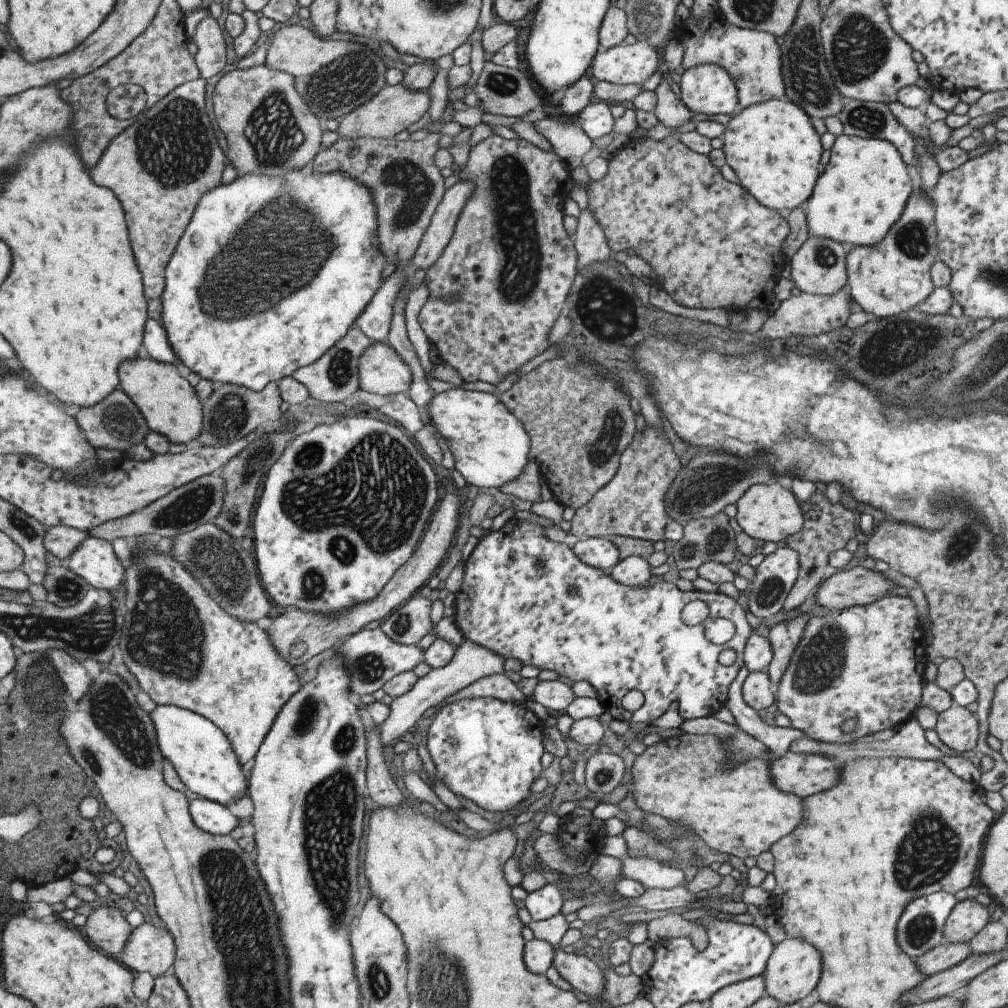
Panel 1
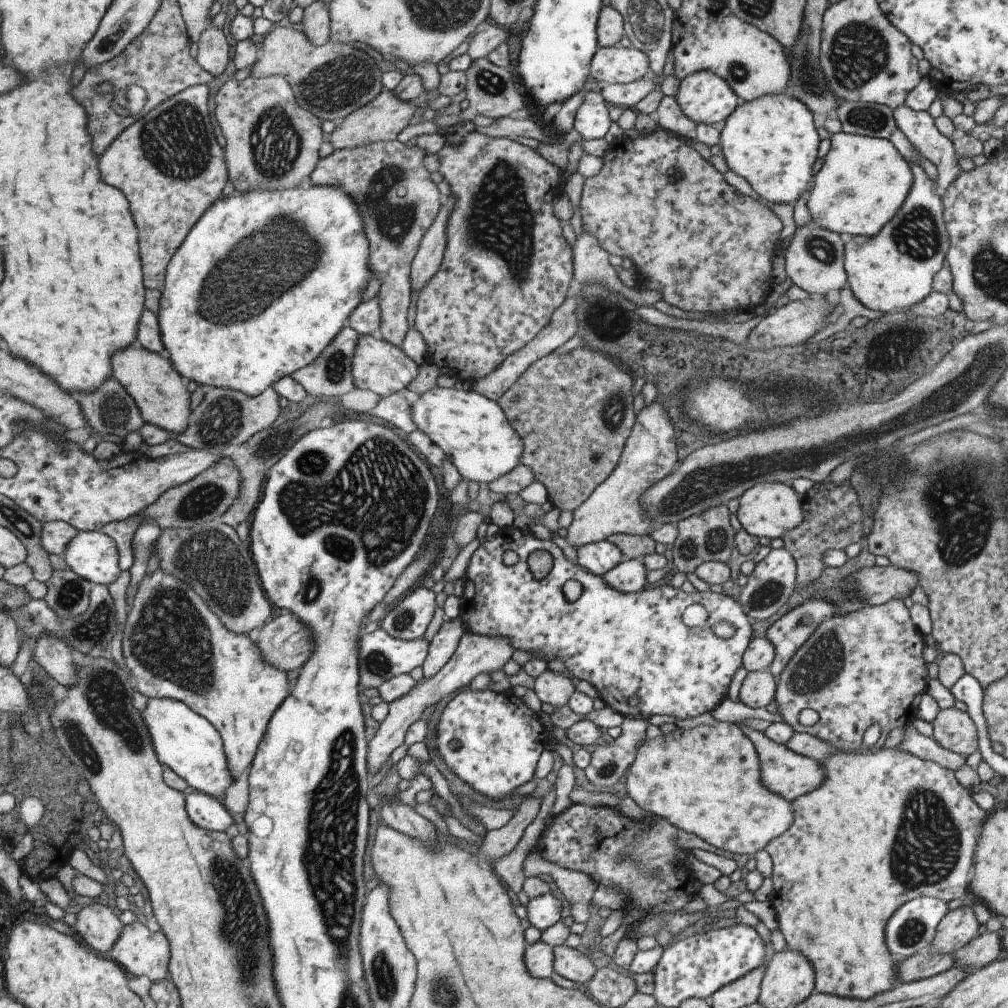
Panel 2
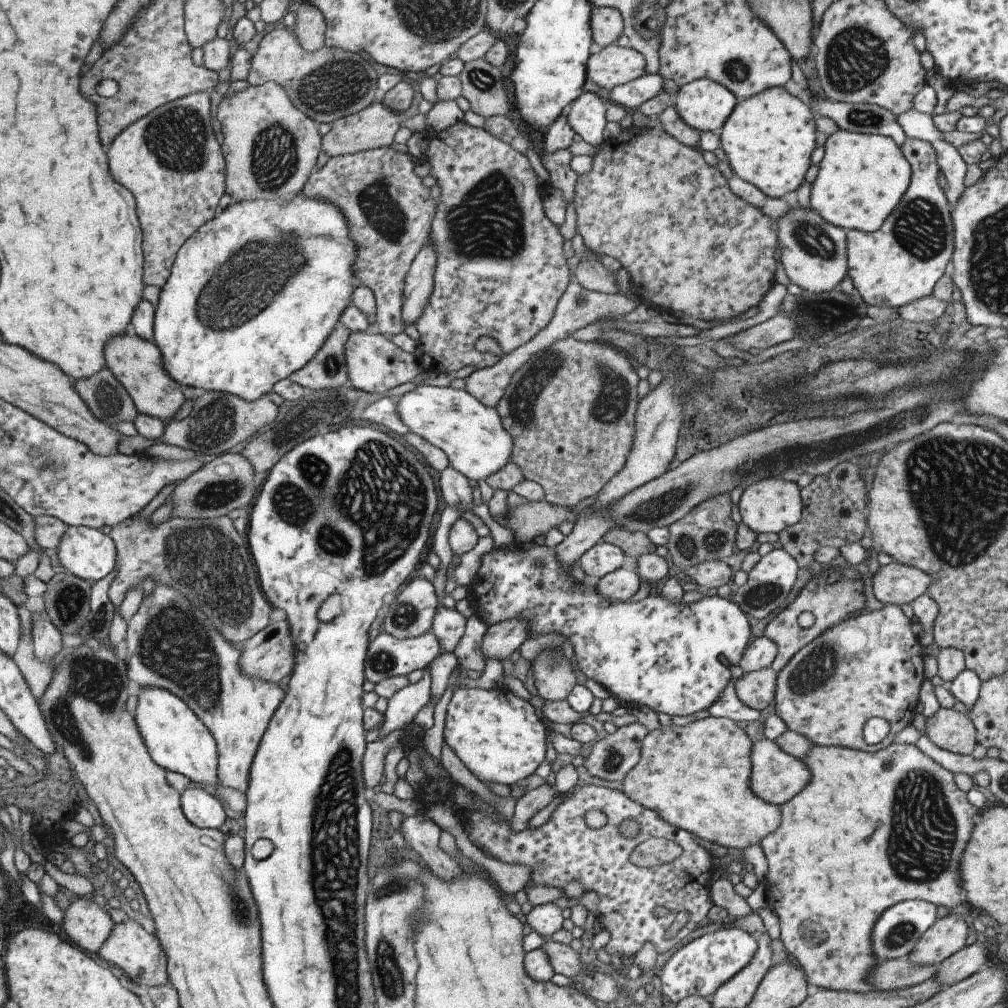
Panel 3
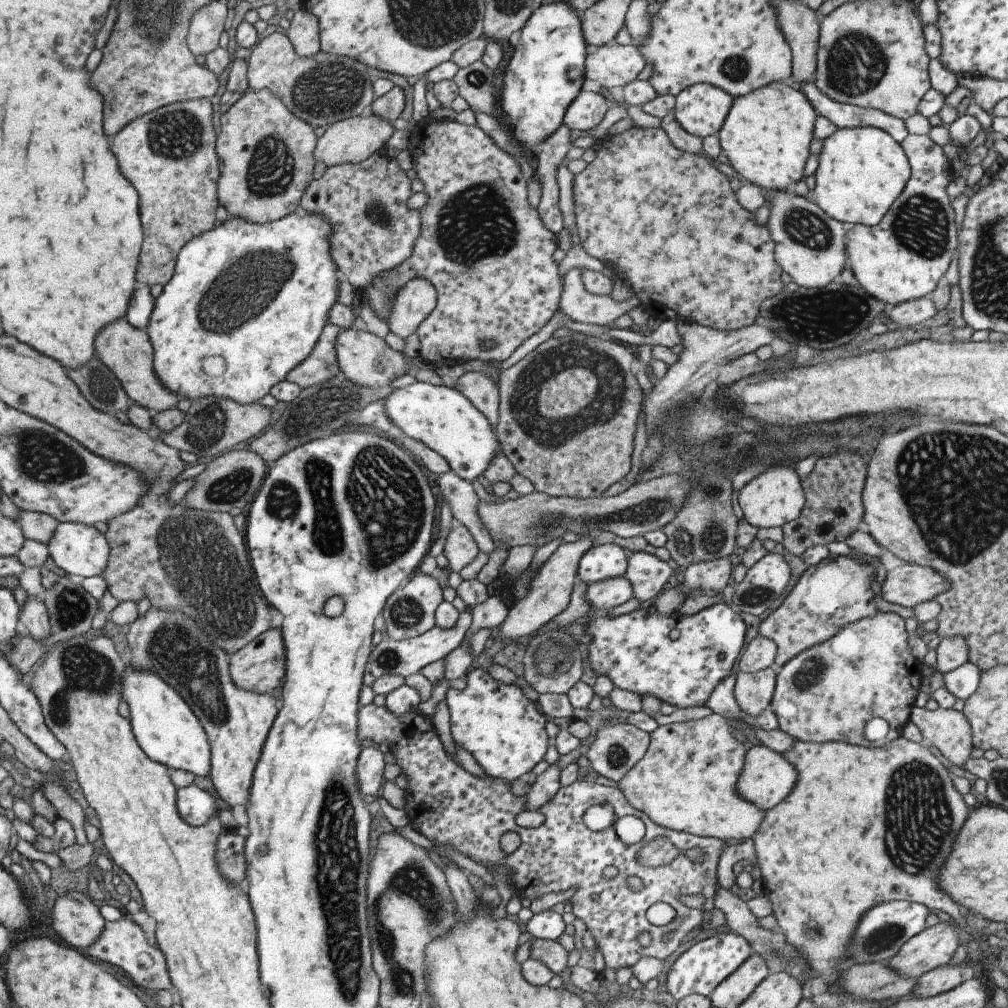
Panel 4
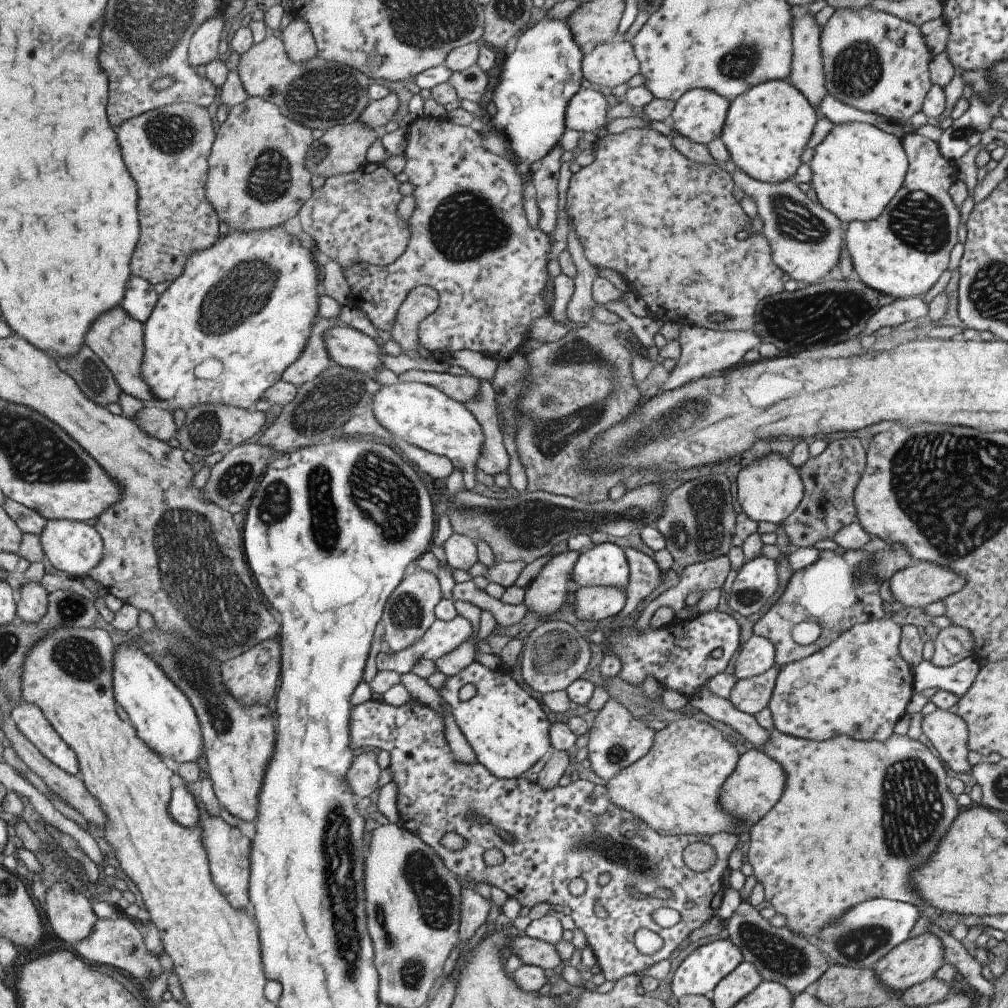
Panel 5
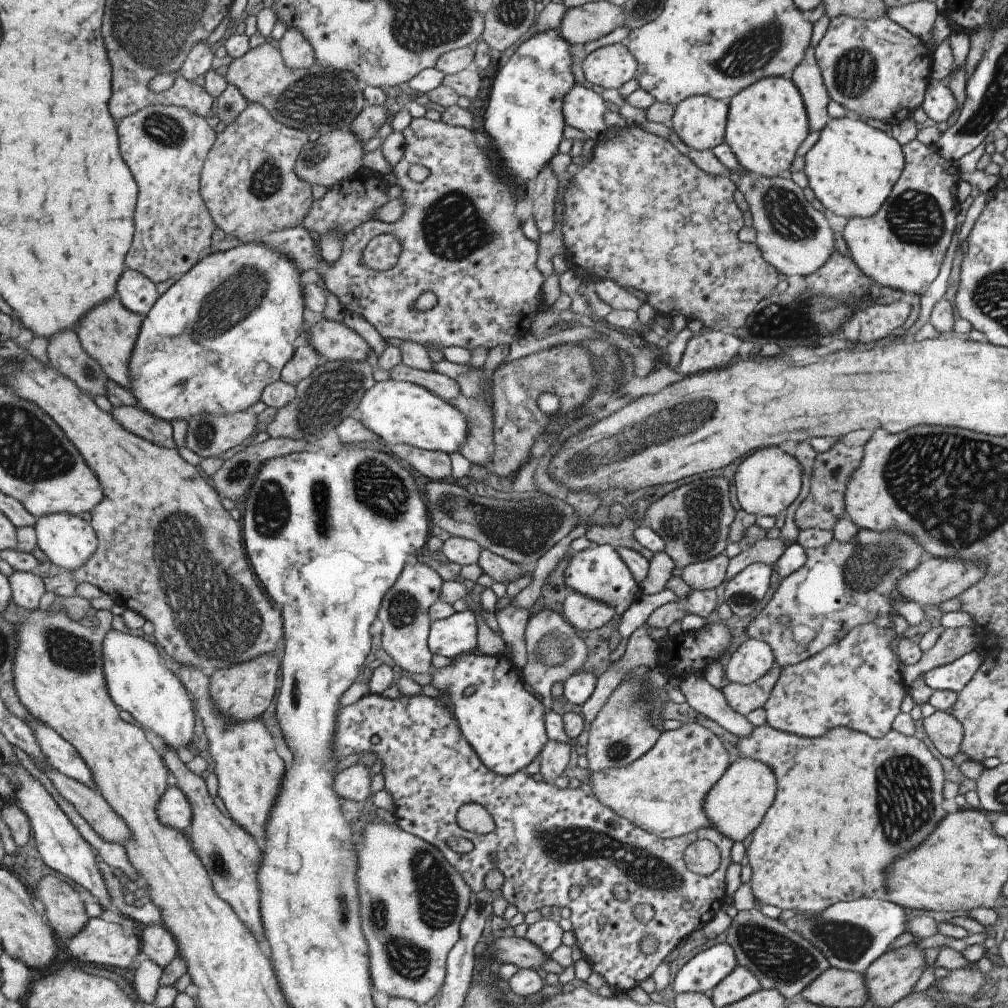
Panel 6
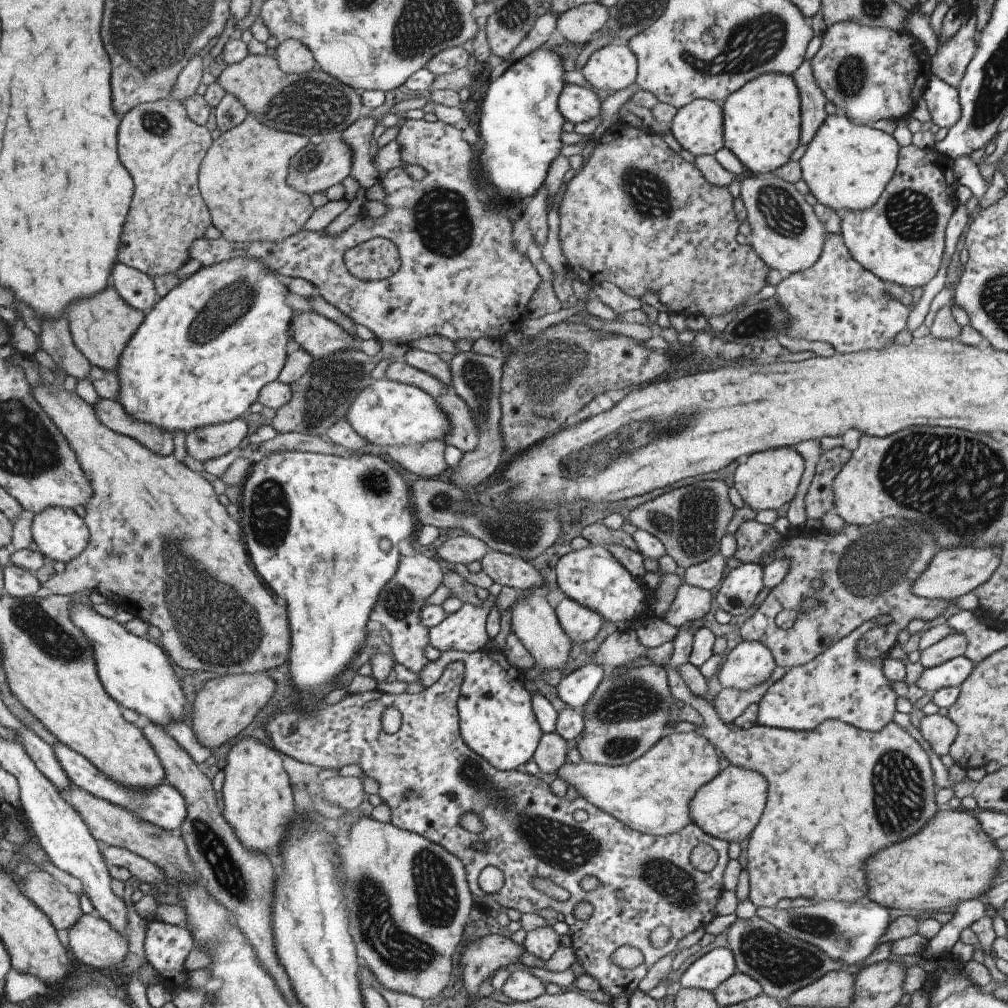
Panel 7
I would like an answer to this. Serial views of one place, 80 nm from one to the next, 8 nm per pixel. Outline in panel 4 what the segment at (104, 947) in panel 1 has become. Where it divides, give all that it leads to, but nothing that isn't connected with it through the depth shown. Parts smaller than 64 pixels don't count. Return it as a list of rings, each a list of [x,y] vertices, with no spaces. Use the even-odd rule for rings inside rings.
[[[79,892],[59,895],[48,916],[59,938],[81,952],[94,943],[105,922],[91,899]]]

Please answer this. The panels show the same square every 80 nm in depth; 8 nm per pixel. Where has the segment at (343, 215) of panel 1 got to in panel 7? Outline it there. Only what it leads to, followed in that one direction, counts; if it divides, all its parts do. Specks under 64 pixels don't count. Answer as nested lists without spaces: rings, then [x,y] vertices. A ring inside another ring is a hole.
[[[237,257],[199,268],[194,274],[179,282],[176,287],[161,297],[155,305],[144,313],[141,324],[131,335],[116,360],[118,389],[114,400],[120,404],[124,414],[137,423],[145,423],[149,427],[167,431],[172,435],[175,432],[187,434],[200,426],[218,425],[243,417],[248,412],[249,406],[256,401],[259,389],[265,383],[276,380],[286,357],[285,344],[287,344],[287,338],[291,336],[288,326],[294,311],[283,304],[283,298],[289,292],[278,278],[279,275],[265,268],[255,259]]]

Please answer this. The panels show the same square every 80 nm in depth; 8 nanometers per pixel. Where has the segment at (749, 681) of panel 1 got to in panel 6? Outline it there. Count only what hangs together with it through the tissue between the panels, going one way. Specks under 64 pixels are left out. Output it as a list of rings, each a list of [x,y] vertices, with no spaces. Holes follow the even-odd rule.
[[[777,664],[773,666],[761,678],[742,685],[739,683],[728,683],[720,690],[726,703],[741,716],[744,716],[759,708],[767,700],[772,691],[775,681],[780,675]]]

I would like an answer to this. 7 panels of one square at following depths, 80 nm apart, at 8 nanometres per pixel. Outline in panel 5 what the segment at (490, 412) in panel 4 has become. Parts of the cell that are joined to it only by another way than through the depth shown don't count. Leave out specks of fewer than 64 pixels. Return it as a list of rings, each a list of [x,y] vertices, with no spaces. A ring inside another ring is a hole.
[[[409,369],[396,376],[399,381],[423,383],[445,393],[451,400],[462,403],[478,391],[478,380],[471,375],[451,375],[431,370]]]

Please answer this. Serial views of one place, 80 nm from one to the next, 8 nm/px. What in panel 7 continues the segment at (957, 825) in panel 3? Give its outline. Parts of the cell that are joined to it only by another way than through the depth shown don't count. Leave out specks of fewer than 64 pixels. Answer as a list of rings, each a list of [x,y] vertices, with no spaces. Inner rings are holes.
[[[689,623],[680,624],[676,628],[675,636],[669,642],[672,655],[670,656],[670,660],[666,663],[665,670],[668,687],[674,700],[680,699],[689,706],[695,708],[700,716],[702,716],[703,722],[701,726],[696,726],[687,722],[679,722],[675,728],[673,724],[673,729],[677,733],[679,731],[693,731],[698,735],[701,735],[703,739],[708,740],[715,749],[721,752],[721,756],[727,759],[729,765],[748,771],[754,771],[755,773],[760,774],[767,783],[766,801],[763,810],[761,811],[761,816],[759,817],[757,824],[753,827],[753,830],[749,833],[747,848],[745,848],[747,864],[745,864],[744,869],[747,870],[746,872],[748,876],[748,899],[757,907],[770,907],[783,898],[790,898],[790,900],[792,900],[798,896],[817,900],[817,903],[829,899],[852,903],[858,898],[863,897],[866,893],[866,886],[864,883],[865,876],[863,876],[863,872],[861,872],[861,864],[863,864],[863,860],[865,860],[869,854],[873,854],[873,852],[885,848],[887,844],[893,844],[893,842],[897,842],[897,840],[905,840],[914,832],[920,831],[920,828],[924,827],[924,824],[927,823],[928,820],[932,818],[933,813],[937,811],[937,804],[934,801],[934,792],[937,787],[933,784],[931,768],[929,766],[929,756],[923,751],[923,748],[921,748],[917,741],[905,731],[905,729],[899,727],[892,720],[885,724],[883,728],[880,728],[875,732],[855,728],[854,726],[848,725],[837,719],[821,721],[817,727],[808,731],[794,731],[757,724],[754,724],[747,729],[732,729],[731,727],[727,727],[725,723],[722,723],[718,719],[715,712],[713,712],[714,708],[711,703],[708,703],[705,699],[692,695],[689,692],[688,686],[683,680],[681,680],[678,669],[676,668],[676,666],[679,666],[680,664],[687,663],[689,652],[691,652],[691,638],[693,638],[693,634],[697,632],[697,629],[698,628],[691,626]]]

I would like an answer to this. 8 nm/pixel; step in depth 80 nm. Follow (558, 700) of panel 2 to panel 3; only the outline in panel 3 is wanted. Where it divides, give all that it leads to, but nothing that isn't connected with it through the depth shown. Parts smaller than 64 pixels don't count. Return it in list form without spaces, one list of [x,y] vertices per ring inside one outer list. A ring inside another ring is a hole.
[[[542,649],[533,660],[530,660],[533,686],[538,696],[543,700],[563,700],[576,685],[575,674],[571,671],[571,663],[575,667],[575,660],[567,660],[559,652]]]

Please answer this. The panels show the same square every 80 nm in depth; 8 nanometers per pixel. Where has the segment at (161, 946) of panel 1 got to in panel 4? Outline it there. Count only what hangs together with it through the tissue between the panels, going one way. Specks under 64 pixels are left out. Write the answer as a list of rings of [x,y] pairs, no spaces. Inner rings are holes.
[[[126,914],[120,919],[105,921],[94,943],[91,943],[82,953],[94,962],[107,962],[107,964],[121,968],[126,976],[129,976],[134,984],[143,990],[163,989],[174,992],[174,986],[171,984],[167,972],[164,954],[157,947],[151,947],[147,944],[140,926],[133,923]]]

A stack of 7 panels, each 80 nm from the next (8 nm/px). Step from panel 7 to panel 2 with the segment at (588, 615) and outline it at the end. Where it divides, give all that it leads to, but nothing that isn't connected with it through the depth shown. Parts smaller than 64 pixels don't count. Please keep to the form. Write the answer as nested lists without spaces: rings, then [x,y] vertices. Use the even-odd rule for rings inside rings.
[[[627,560],[616,564],[600,577],[620,593],[638,593],[645,586],[645,567],[640,561]]]

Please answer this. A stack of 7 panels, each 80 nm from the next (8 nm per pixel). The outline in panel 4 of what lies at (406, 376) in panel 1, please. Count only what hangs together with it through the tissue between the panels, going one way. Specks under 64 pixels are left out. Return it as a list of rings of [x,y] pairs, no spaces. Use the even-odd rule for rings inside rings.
[[[351,326],[340,329],[340,333],[336,336],[334,349],[339,372],[347,380],[363,387],[385,386],[393,378],[413,373],[413,369],[410,368],[410,358],[402,352],[393,351],[382,338],[361,328]]]

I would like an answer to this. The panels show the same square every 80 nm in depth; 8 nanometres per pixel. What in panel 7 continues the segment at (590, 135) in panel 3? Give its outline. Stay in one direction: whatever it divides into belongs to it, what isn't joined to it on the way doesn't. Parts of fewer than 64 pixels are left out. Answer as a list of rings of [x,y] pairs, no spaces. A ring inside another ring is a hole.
[[[565,83],[558,93],[557,108],[564,120],[577,124],[597,116],[600,100],[595,97],[593,90],[583,85]]]

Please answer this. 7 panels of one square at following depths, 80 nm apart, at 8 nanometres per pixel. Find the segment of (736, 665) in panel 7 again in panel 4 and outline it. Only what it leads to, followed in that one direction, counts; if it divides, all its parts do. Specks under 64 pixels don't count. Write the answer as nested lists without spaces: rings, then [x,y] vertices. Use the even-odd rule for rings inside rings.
[[[758,634],[739,652],[737,668],[742,673],[754,673],[773,667],[775,655],[775,643]]]

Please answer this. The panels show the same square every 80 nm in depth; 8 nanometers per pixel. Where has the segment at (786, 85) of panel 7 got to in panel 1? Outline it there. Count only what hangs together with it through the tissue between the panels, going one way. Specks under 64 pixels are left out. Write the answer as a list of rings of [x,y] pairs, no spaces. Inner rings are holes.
[[[786,98],[751,104],[724,126],[725,164],[759,204],[781,213],[803,206],[819,176],[823,146],[807,114]]]

